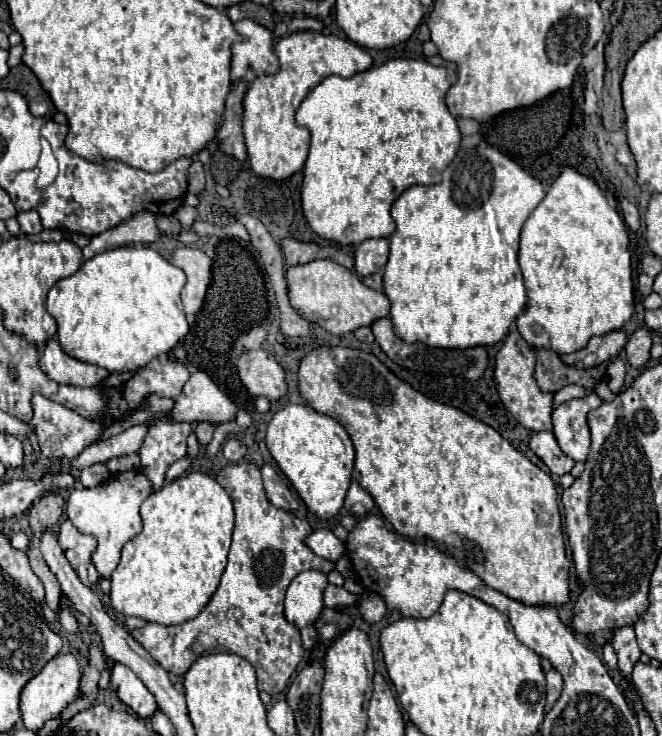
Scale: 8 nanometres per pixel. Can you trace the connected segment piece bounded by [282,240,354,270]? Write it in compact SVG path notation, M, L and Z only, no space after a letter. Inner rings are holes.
M282 240L282 246L284 246L284 260L288 266L300 266L306 262L314 262L318 258L330 258L330 260L338 262L340 266L344 266L346 270L354 268L354 258L334 246L320 248L316 244L304 244L304 242L296 242L296 240Z

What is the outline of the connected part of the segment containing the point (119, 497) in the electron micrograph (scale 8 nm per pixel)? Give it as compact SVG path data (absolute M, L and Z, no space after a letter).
M128 470L124 474L110 476L106 482L98 484L96 488L76 488L68 502L66 514L68 520L84 534L92 534L98 540L98 546L92 554L92 562L98 570L98 578L108 578L118 566L120 552L128 540L132 540L142 530L140 518L140 504L154 492L152 482L140 470Z

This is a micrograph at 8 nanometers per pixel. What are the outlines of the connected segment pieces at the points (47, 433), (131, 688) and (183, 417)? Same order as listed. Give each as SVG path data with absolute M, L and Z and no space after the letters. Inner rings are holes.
M34 394L32 410L34 410L34 418L30 420L30 426L34 428L34 434L38 438L42 454L50 460L62 460L62 458L72 460L72 458L76 458L86 446L94 444L96 438L104 432L104 428L98 420L92 422L90 418L82 418L74 410L64 408L62 404L56 404L56 402L44 398L42 394Z
M116 662L112 666L110 686L118 694L118 698L124 704L128 704L140 718L150 718L158 706L150 690L144 686L144 682L124 664Z
M196 370L176 398L172 416L176 422L212 422L222 424L236 418L236 404L202 370Z

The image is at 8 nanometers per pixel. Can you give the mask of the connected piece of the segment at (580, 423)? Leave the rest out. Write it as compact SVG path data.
M590 392L586 398L570 400L558 406L552 412L554 420L554 436L566 456L572 460L584 462L590 452L590 428L588 428L588 412L598 408L602 398Z

